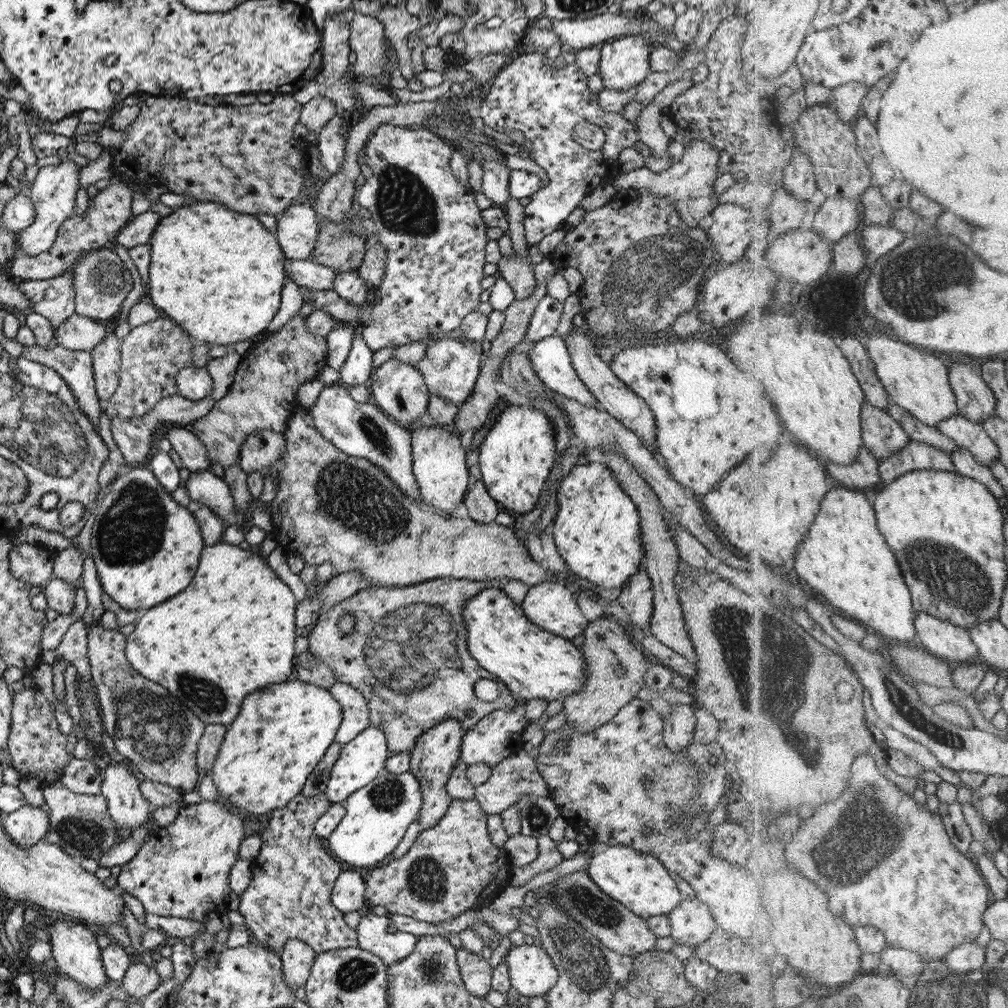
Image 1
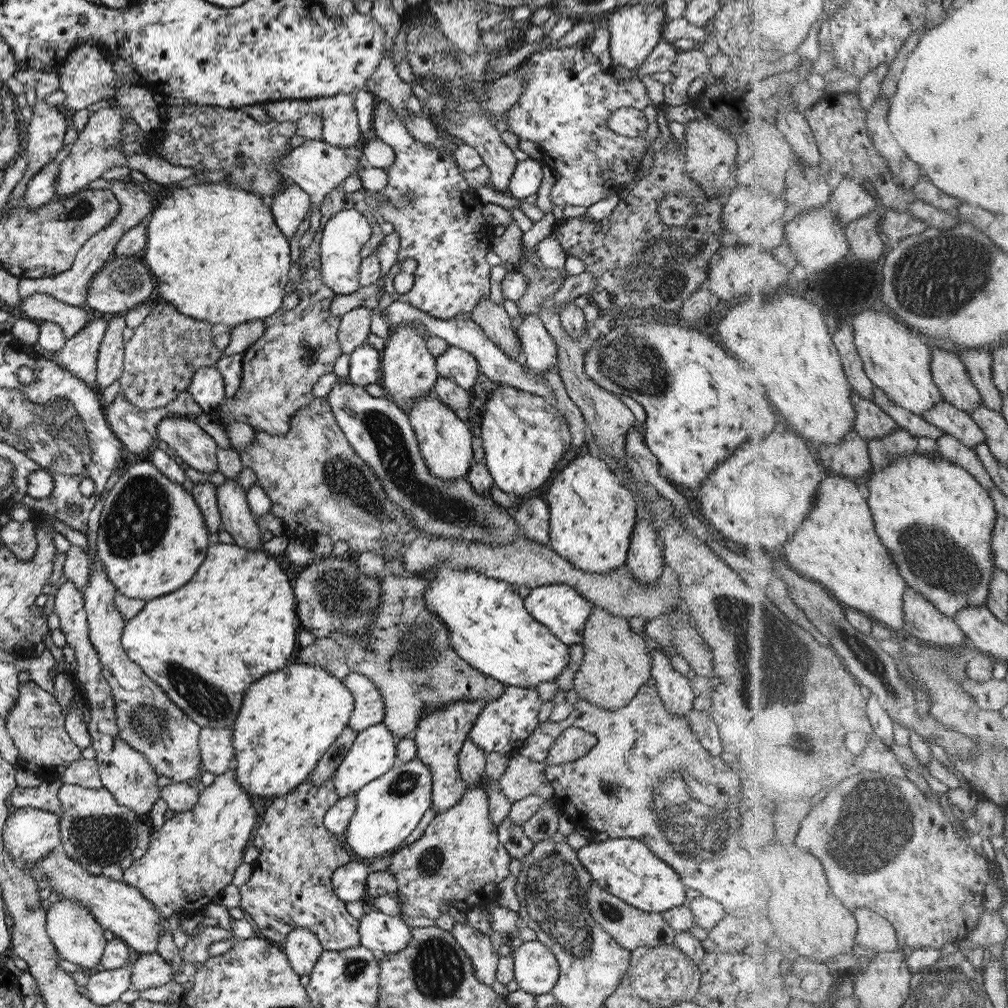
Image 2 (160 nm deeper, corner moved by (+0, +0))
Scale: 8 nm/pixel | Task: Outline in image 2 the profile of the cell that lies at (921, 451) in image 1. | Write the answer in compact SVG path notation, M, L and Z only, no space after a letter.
M899 427L880 439L868 440L873 472L882 471L892 460L903 453L936 452L938 442L934 438L913 436L907 429Z

